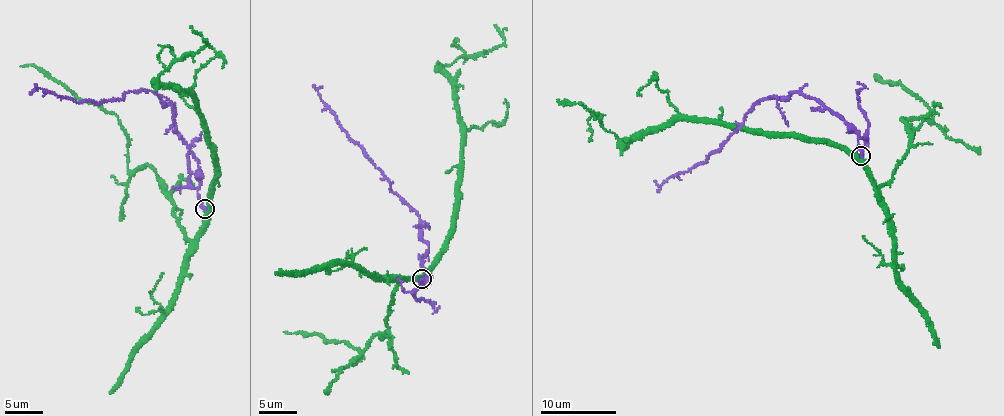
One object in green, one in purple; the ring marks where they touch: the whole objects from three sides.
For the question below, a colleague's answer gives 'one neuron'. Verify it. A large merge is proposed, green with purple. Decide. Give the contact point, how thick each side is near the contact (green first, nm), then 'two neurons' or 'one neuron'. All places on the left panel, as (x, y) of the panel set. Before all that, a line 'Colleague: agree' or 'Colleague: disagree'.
Colleague: agree
(204, 208) | 440/280 nm | one neuron

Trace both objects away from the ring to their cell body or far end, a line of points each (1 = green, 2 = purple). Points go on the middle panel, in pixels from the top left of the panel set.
1: (421, 277), (449, 236), (462, 156), (463, 123), (452, 78), (443, 67), (505, 41), (494, 25)
2: (422, 278), (430, 276), (421, 265), (428, 248), (419, 214), (394, 194), (320, 98), (322, 86)

